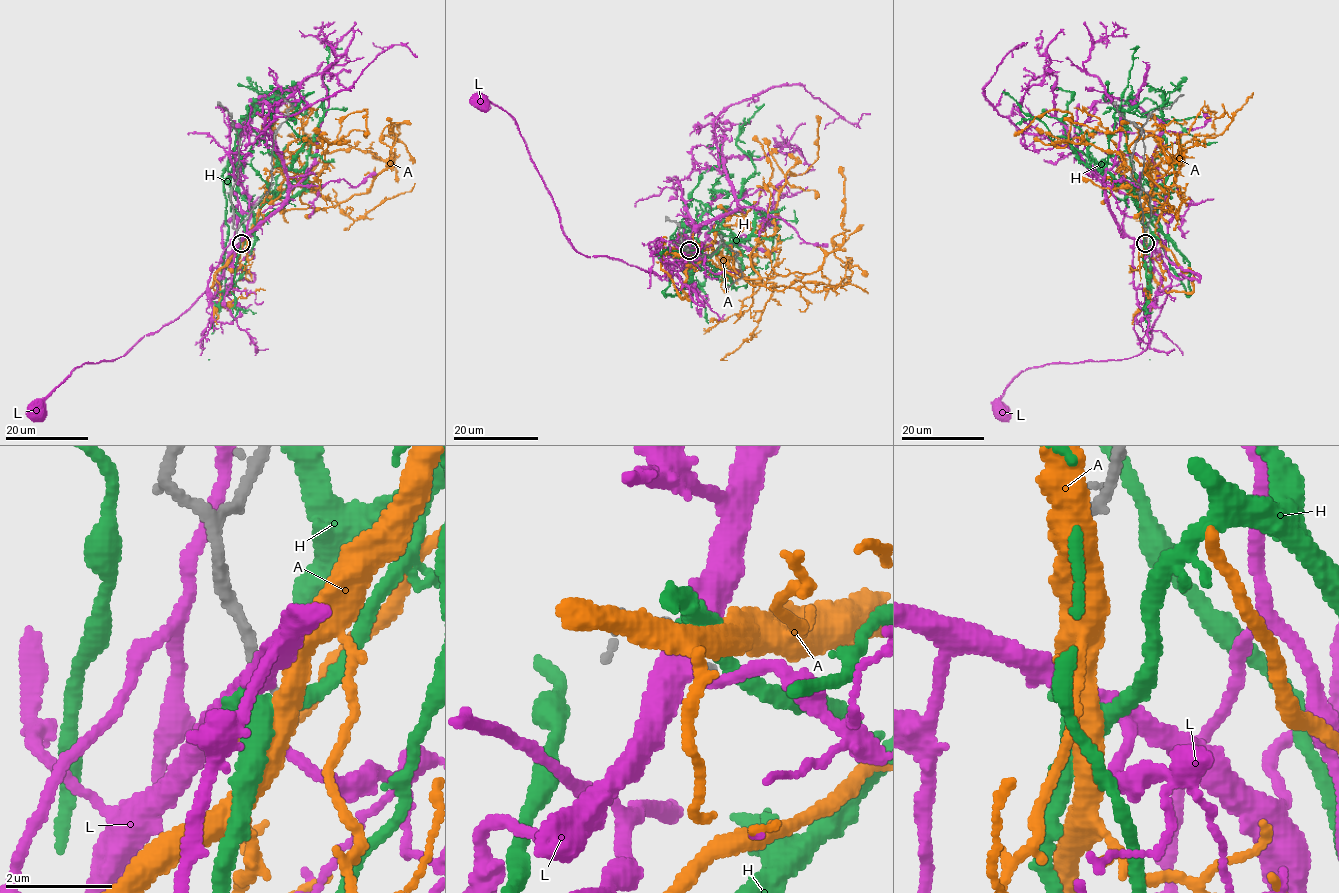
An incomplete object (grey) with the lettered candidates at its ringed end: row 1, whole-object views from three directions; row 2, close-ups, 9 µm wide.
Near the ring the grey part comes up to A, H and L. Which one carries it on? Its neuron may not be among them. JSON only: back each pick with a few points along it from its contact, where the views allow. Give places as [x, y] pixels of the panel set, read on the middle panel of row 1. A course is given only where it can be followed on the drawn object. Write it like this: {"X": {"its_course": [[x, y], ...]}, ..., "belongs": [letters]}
{"belongs": []}

